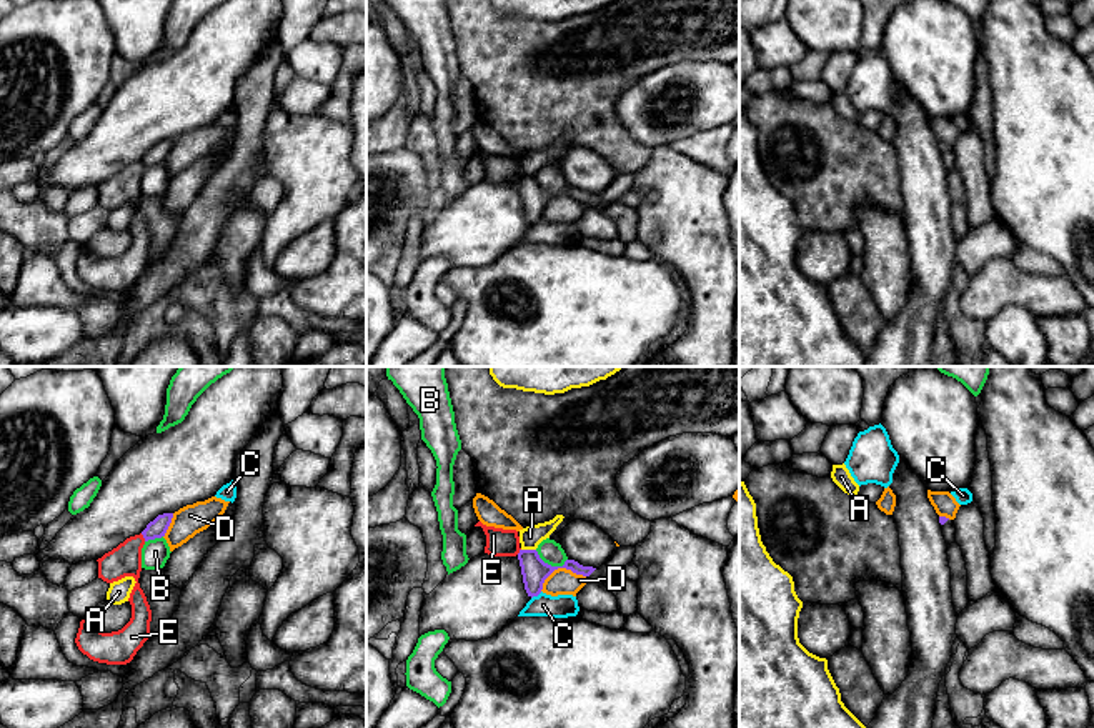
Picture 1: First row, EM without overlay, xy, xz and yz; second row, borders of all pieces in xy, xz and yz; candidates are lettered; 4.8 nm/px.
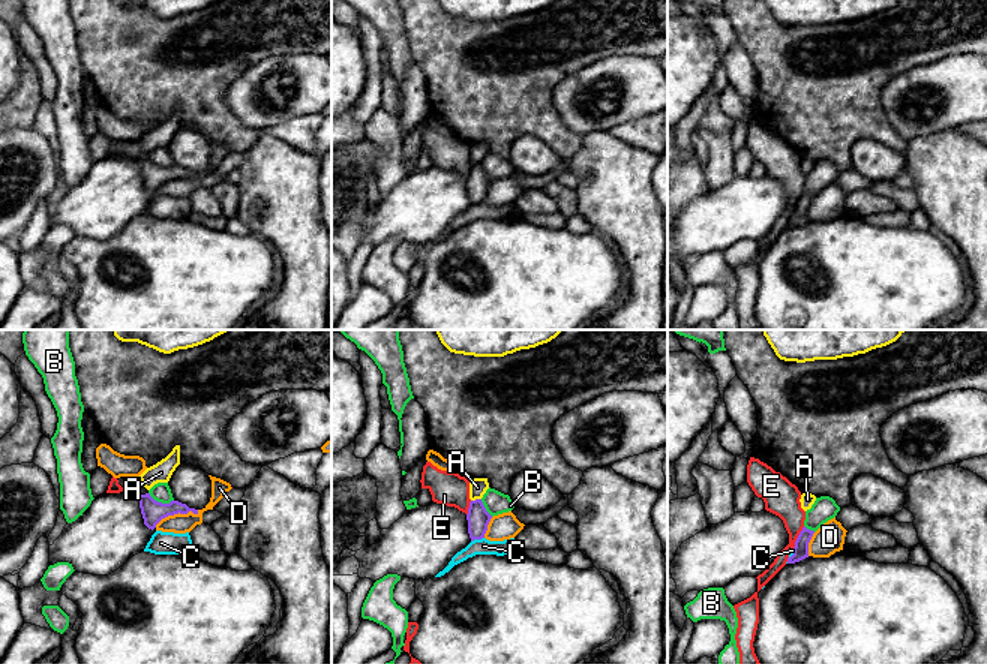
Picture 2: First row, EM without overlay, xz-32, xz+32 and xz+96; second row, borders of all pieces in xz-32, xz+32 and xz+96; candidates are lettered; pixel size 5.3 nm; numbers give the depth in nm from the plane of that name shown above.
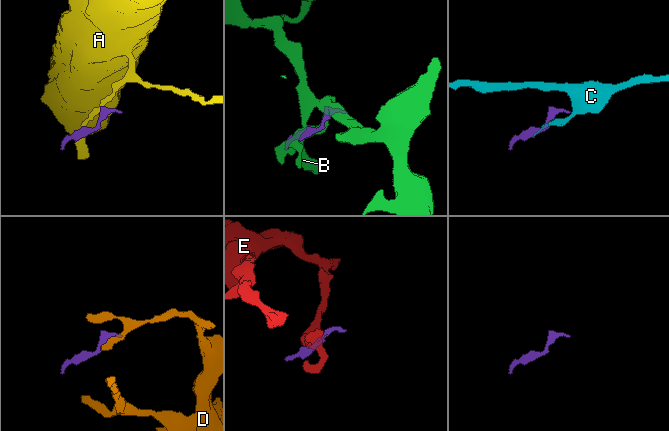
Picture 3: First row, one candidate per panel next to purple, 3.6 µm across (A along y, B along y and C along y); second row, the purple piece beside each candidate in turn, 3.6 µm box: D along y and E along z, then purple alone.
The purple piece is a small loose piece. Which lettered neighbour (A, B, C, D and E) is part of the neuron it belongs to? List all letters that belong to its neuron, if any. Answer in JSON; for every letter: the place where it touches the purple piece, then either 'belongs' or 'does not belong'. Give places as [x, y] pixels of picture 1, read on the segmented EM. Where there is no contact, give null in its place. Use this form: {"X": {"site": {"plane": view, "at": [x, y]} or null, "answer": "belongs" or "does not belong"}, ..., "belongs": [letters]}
{"A": {"site": {"plane": "xz", "at": [528, 550]}, "answer": "does not belong"}, "B": {"site": {"plane": "xz", "at": [550, 565]}, "answer": "does not belong"}, "C": {"site": {"plane": "xz", "at": [537, 595]}, "answer": "does not belong"}, "D": {"site": {"plane": "xz", "at": [560, 567]}, "answer": "does not belong"}, "E": {"site": {"plane": "xy", "at": [144, 537]}, "answer": "does not belong"}, "belongs": []}

